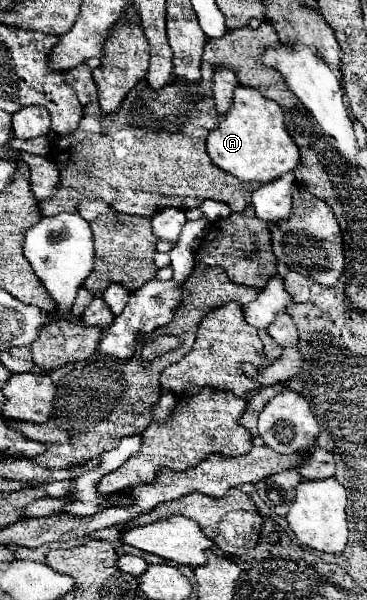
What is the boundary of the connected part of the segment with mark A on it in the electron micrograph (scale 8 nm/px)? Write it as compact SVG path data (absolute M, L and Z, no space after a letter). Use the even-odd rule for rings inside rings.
M237 87L231 111L219 119L219 127L207 137L207 153L217 167L229 171L241 181L269 183L289 173L299 163L299 149L283 123L283 111L277 103L265 99L259 91Z

